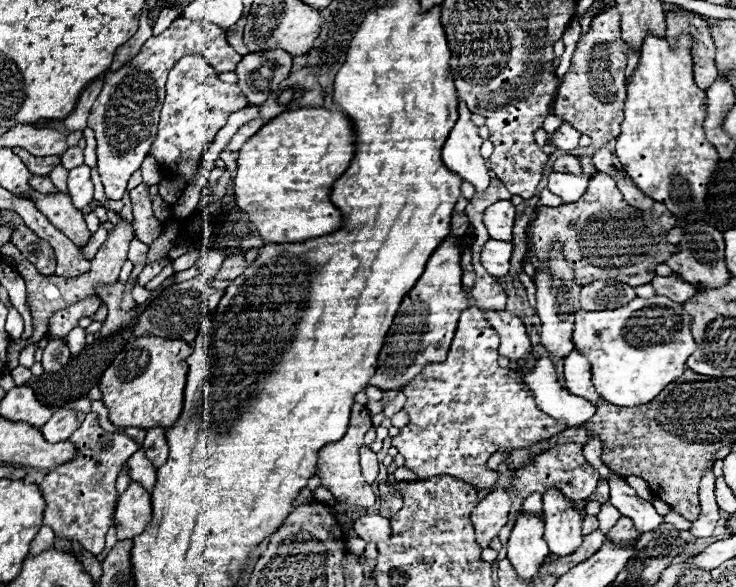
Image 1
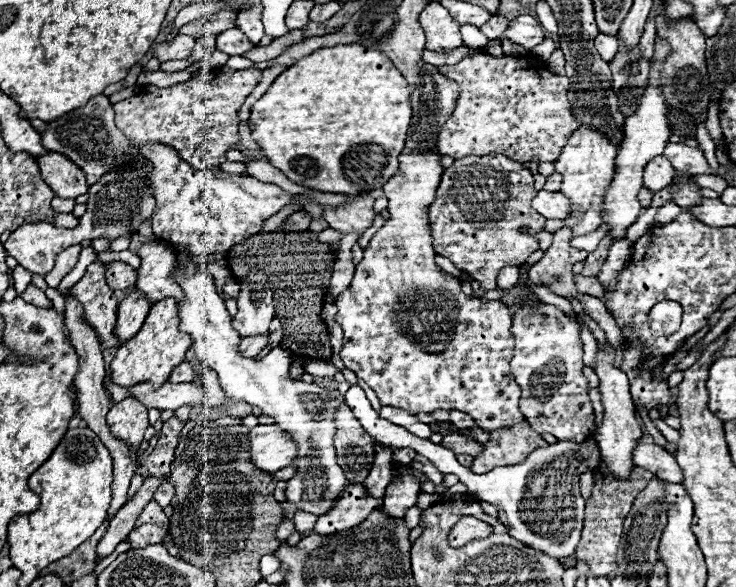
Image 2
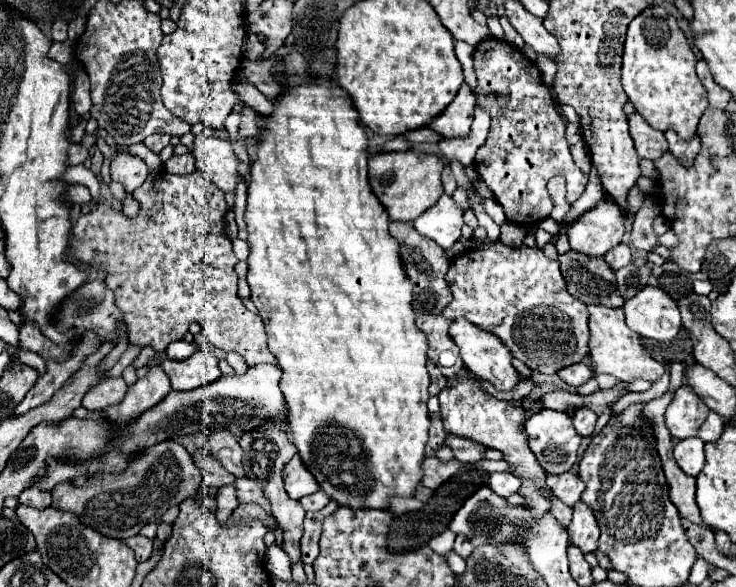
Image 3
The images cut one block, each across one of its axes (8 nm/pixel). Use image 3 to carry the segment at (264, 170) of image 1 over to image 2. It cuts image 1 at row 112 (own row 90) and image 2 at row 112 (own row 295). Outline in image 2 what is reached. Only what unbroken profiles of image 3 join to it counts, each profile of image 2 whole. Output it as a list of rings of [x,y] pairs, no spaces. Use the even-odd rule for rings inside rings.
[[[342,44],[320,48],[286,68],[272,82],[268,92],[252,106],[248,124],[252,126],[254,142],[270,164],[282,170],[292,182],[320,192],[358,196],[382,188],[398,170],[398,156],[404,150],[412,118],[408,98],[408,82],[392,66],[390,58],[360,44]]]

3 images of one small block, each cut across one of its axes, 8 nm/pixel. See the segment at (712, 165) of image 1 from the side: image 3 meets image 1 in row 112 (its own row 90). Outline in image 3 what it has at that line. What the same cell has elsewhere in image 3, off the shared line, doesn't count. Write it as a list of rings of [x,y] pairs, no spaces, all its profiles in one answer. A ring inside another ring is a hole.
[[[650,6],[638,18],[634,18],[628,26],[628,34],[624,40],[624,54],[622,54],[622,86],[636,108],[636,112],[656,130],[666,132],[674,130],[682,140],[690,140],[696,134],[698,120],[708,108],[706,88],[696,76],[696,54],[692,52],[684,32],[678,28],[678,22],[672,14],[668,14],[662,6]]]

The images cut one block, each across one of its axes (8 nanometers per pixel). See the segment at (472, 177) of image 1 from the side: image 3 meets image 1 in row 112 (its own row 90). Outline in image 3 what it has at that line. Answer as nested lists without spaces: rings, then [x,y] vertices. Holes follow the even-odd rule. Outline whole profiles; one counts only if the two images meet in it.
[[[462,84],[452,104],[438,118],[432,120],[430,128],[440,132],[448,140],[466,136],[470,132],[470,124],[474,118],[474,104],[476,100],[472,90],[468,88],[468,84]]]

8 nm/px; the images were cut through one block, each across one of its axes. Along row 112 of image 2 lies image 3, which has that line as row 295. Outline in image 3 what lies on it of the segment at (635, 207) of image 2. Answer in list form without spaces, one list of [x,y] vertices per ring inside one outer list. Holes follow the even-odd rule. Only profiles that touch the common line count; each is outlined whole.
[[[644,286],[622,308],[628,328],[656,342],[670,342],[682,328],[678,304],[658,286]]]

